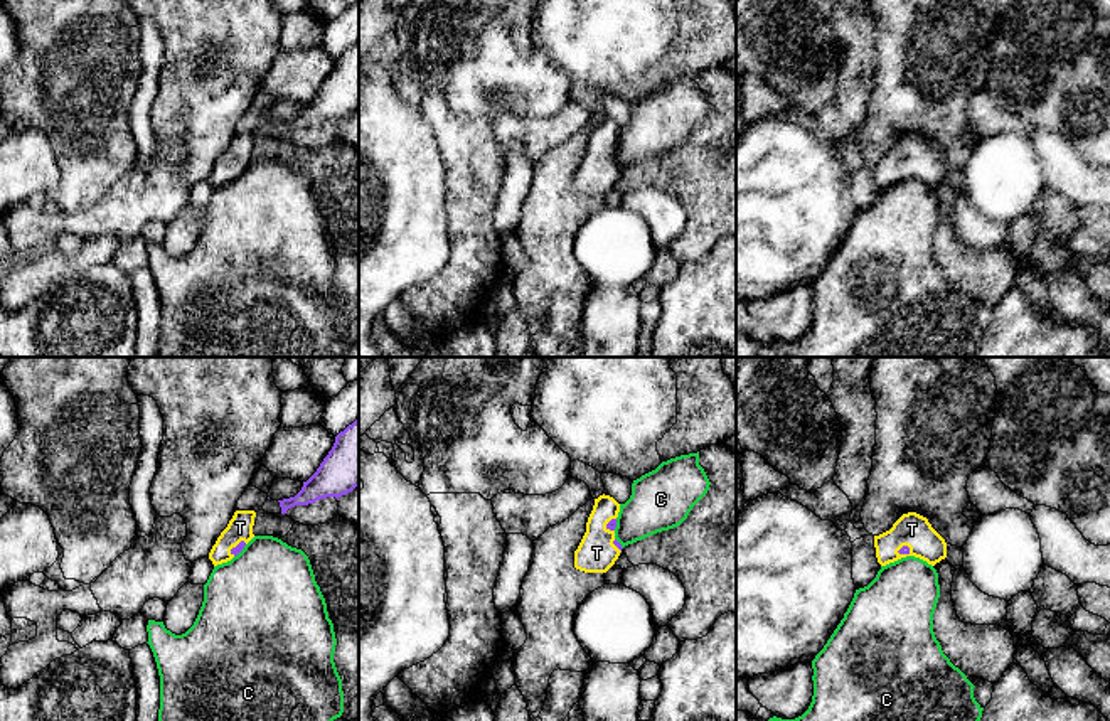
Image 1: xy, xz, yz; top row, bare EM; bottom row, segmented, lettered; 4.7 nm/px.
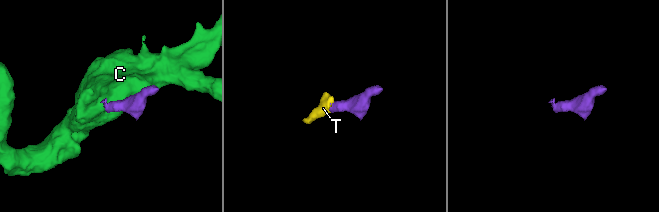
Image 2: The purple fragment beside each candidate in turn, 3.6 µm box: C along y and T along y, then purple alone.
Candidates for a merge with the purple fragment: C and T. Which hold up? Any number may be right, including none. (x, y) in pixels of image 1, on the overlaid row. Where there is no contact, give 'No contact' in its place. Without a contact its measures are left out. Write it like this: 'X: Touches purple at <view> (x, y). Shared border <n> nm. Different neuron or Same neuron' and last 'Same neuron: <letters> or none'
C: Touches purple at xy (240, 551). Shared border 90 nm. Different neuron
T: Touches purple at yz (903, 546). Shared border 70 nm. Same neuron
Same neuron: T

